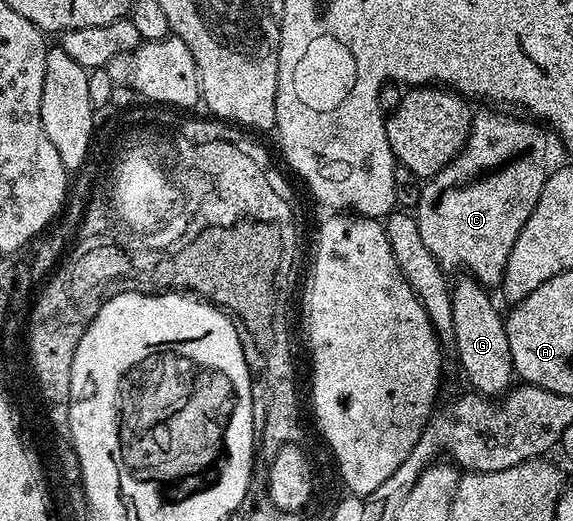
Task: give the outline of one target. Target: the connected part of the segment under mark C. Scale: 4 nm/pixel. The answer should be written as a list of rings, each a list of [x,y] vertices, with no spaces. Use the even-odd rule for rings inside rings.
[[[485,107],[482,113],[474,112],[469,138],[460,153],[453,158],[452,163],[443,166],[422,184],[415,216],[423,244],[427,246],[427,251],[431,251],[431,255],[435,255],[442,269],[461,269],[457,271],[464,271],[482,285],[497,287],[505,276],[511,247],[515,247],[515,239],[519,239],[523,223],[531,219],[531,211],[535,211],[535,203],[539,203],[539,195],[545,186],[551,164],[546,130],[536,120],[524,116],[512,117],[509,111],[492,113],[489,109],[492,108]]]

